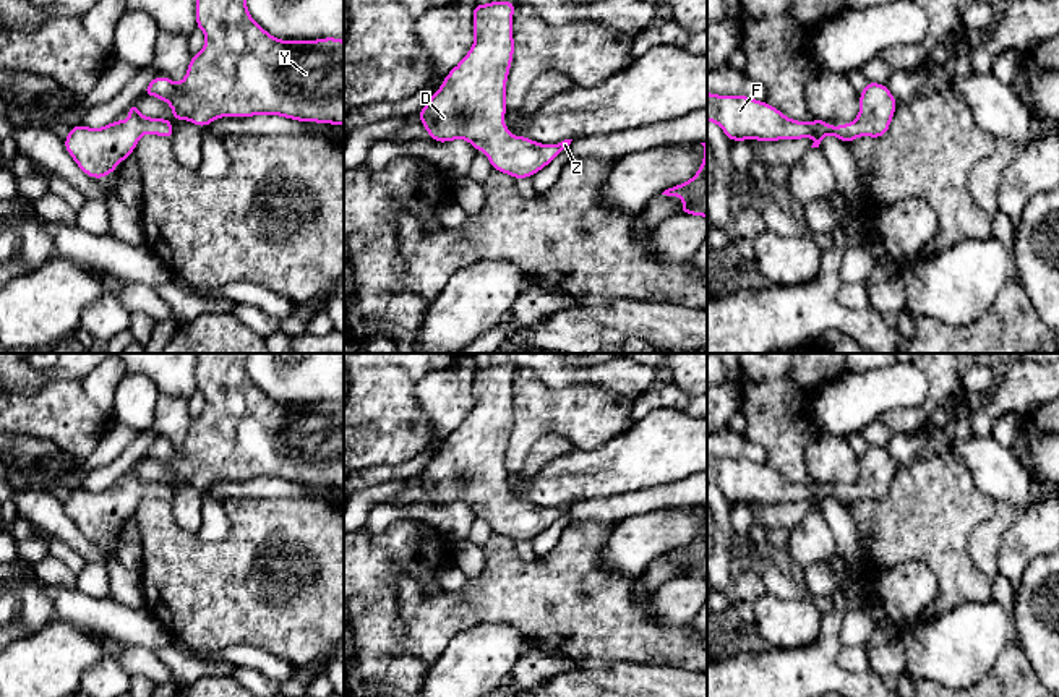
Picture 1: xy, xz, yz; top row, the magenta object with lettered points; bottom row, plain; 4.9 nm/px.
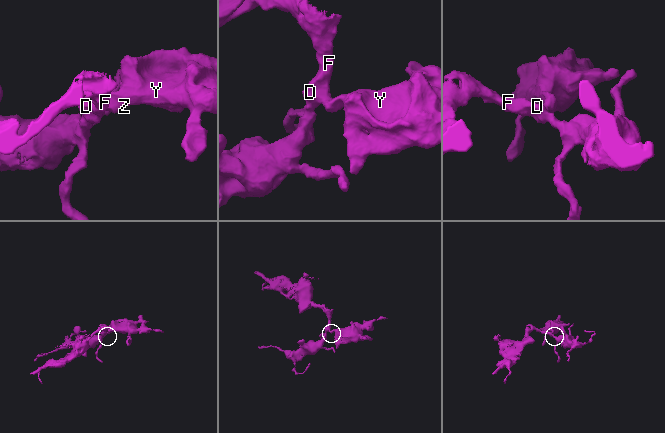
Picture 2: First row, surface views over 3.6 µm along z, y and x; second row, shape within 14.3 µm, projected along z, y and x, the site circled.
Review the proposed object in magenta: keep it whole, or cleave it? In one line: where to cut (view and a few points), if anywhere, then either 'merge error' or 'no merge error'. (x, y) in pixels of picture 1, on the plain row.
no cut | no merge error

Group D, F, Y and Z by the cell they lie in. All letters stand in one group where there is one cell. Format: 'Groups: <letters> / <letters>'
Groups: D F Y Z

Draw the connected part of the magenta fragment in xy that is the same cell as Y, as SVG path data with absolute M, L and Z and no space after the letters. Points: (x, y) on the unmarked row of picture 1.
M196 353L196 391L199 391L206 405L199 417L191 420L188 434L180 447L174 446L165 439L154 441L146 452L144 459L154 459L161 464L170 467L175 483L188 483L198 490L208 490L212 483L221 480L253 480L253 478L281 478L290 483L298 485L316 485L316 486L331 486L331 488L344 488L344 404L336 400L324 400L318 404L281 404L266 396L248 376L247 373L247 357L248 353Z

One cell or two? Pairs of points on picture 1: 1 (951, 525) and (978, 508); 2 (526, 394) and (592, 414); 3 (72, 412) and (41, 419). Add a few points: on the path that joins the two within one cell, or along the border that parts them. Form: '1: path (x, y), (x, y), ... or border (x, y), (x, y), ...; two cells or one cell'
1: path (957, 519), (972, 508); one cell
2: path (542, 410), (576, 412); one cell
3: path (64, 412), (49, 415); one cell

